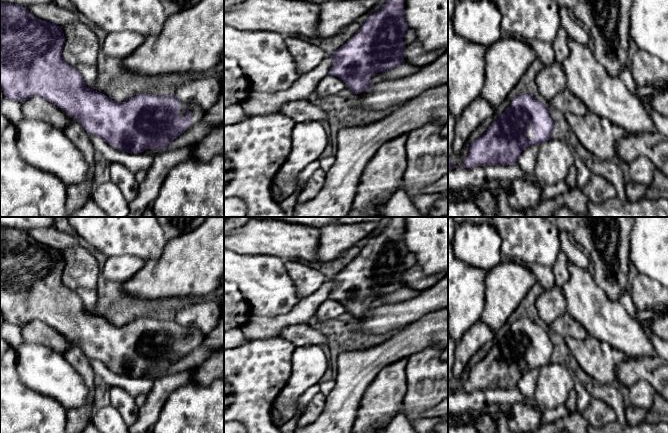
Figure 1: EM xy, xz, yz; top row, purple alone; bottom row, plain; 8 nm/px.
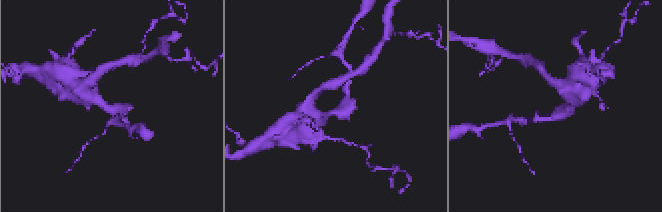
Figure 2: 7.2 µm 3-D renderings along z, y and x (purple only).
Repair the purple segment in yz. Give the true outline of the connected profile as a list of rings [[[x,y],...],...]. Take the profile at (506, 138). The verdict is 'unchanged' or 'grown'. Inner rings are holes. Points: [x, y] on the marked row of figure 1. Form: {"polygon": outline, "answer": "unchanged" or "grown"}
{"polygon": [[[521,93],[502,114],[496,115],[487,131],[470,144],[468,156],[460,167],[517,163],[526,147],[550,140],[553,127],[547,107]]], "answer": "grown"}

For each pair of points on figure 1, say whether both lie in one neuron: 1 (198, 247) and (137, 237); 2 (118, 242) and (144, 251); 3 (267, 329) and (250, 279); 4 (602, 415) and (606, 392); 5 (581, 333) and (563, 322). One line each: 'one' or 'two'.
1: two
2: one
3: two
4: two
5: one

